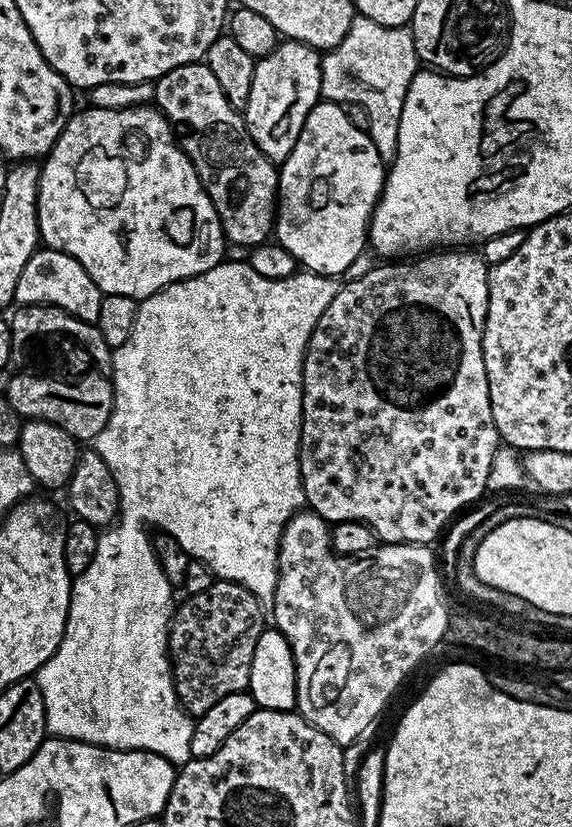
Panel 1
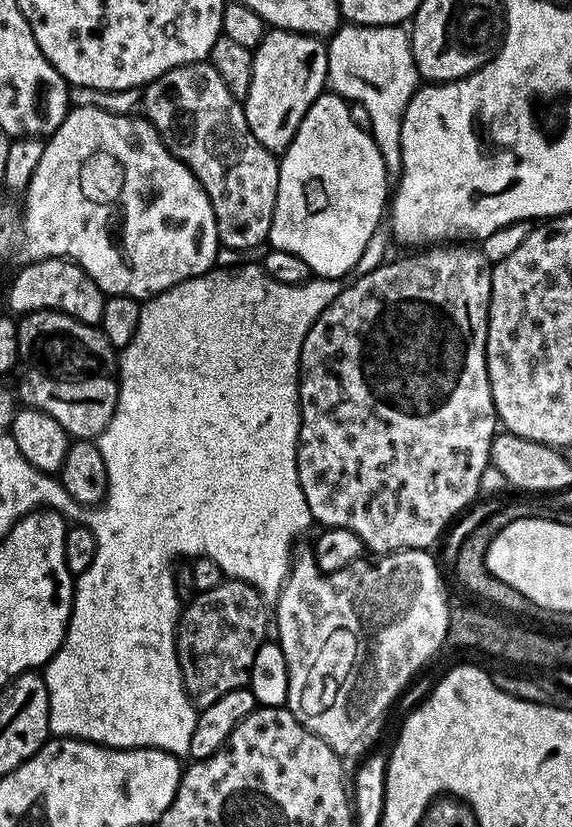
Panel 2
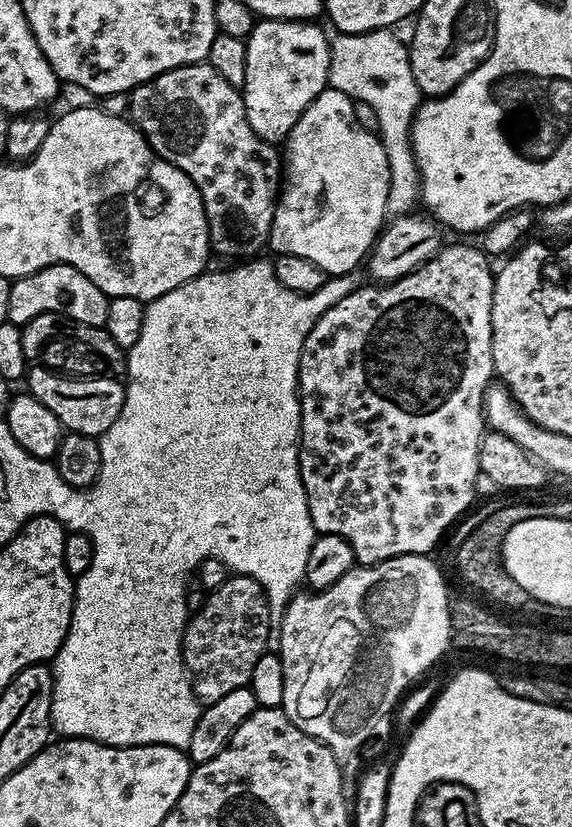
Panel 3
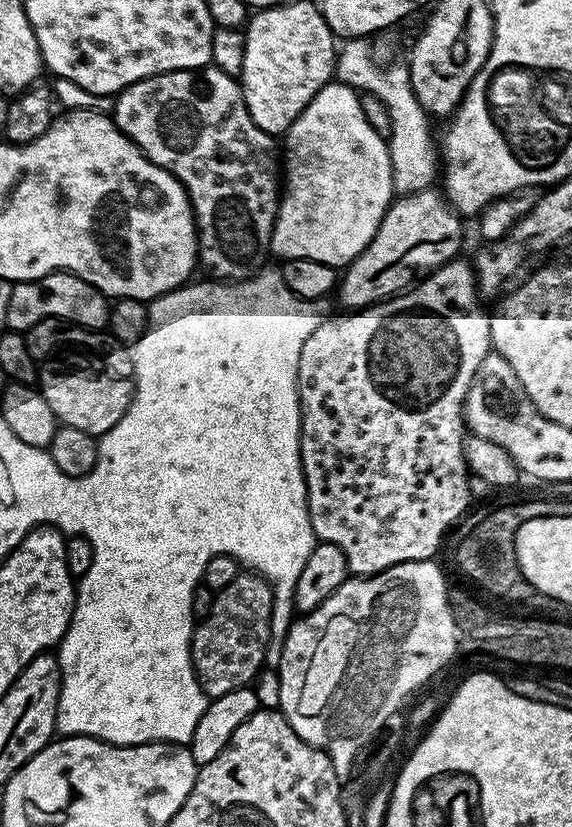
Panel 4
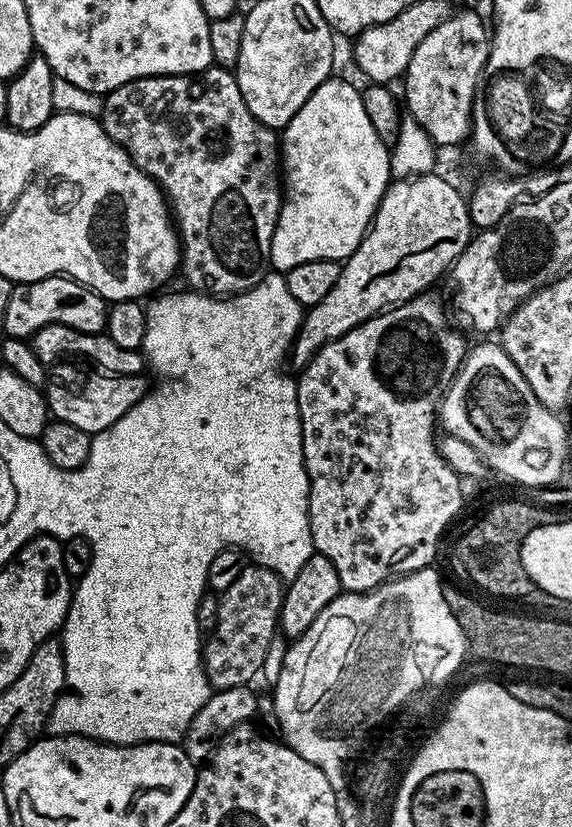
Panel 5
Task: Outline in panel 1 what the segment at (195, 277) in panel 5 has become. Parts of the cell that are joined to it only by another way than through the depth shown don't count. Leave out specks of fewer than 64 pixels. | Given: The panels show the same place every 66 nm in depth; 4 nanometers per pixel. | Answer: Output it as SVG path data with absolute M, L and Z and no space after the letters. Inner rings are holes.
M203 62L178 66L155 81L155 107L167 118L172 131L178 134L180 149L192 160L194 170L198 174L205 194L210 198L214 210L220 219L225 241L232 244L248 244L255 246L265 243L273 235L278 207L278 189L280 177L273 161L258 150L254 138L250 138L248 125L243 115L234 106L230 106L230 98L226 98L218 78L210 71L210 66Z

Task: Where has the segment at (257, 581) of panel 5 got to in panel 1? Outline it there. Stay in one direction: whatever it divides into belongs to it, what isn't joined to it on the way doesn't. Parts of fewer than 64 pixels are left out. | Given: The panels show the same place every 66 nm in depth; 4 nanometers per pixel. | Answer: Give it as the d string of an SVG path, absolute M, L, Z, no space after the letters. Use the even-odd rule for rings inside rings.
M217 579L210 590L202 590L202 594L185 595L184 601L175 605L172 623L168 625L168 655L172 662L172 681L176 687L176 697L180 706L195 718L206 714L210 706L215 706L226 694L243 692L250 682L250 666L254 662L254 646L258 646L258 638L266 631L265 609L260 607L258 598L250 594L248 588L229 580Z

